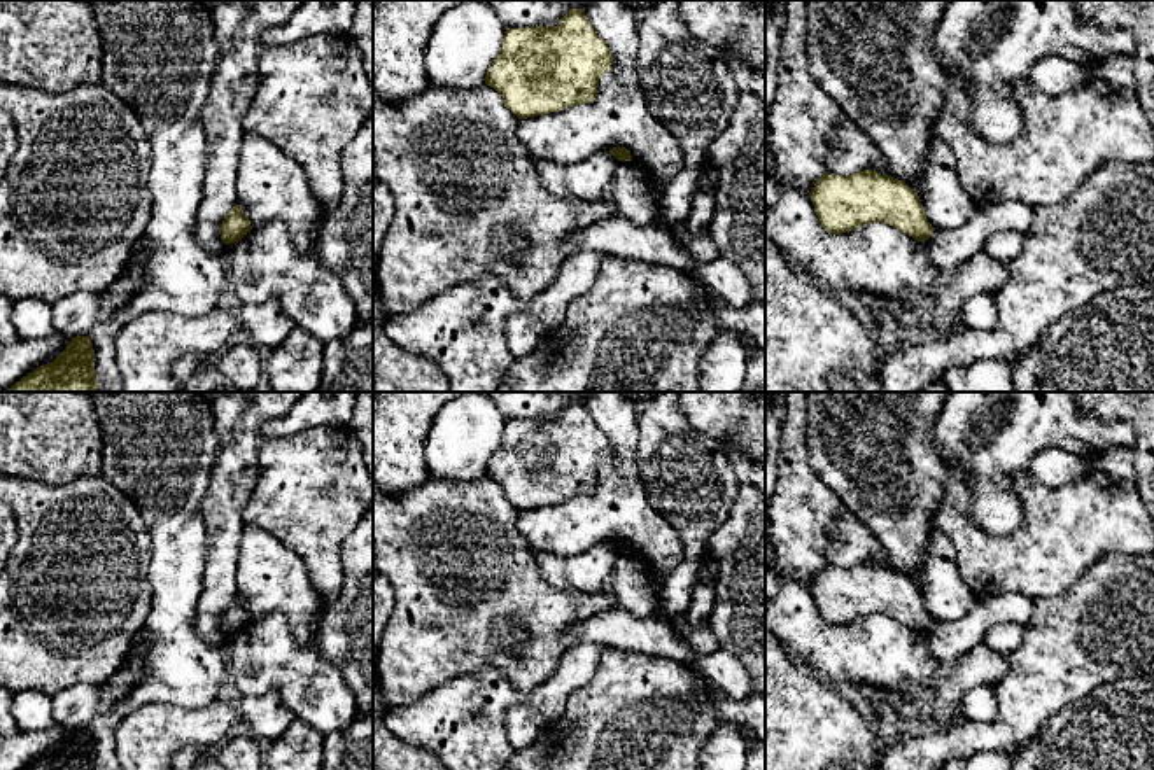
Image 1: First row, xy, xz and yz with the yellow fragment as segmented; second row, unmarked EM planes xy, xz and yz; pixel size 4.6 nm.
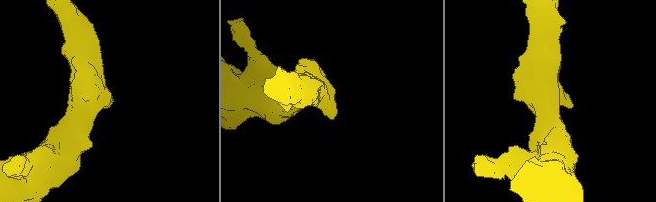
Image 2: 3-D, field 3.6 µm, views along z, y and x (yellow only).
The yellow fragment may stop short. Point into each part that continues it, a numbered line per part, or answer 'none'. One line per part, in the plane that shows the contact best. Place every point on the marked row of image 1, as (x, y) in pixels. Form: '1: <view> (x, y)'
none

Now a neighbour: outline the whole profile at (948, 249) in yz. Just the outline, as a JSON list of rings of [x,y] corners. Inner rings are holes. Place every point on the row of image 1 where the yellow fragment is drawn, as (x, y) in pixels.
[[[1026,203],[977,206],[975,215],[958,229],[935,229],[926,240],[930,262],[947,273],[958,270],[984,248],[986,240],[1000,231],[1031,229],[1035,208]]]

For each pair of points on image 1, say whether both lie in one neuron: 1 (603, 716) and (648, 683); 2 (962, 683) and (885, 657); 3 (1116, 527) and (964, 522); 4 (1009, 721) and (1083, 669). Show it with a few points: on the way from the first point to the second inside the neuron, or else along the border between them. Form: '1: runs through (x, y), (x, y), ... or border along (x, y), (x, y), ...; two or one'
1: runs through (613, 716), (638, 693); one
2: border along (949, 665), (925, 699); two
3: runs through (1077, 527), (1070, 527), (1053, 545), (1002, 545); one
4: runs through (1027, 704), (1056, 674), (1065, 674); one

